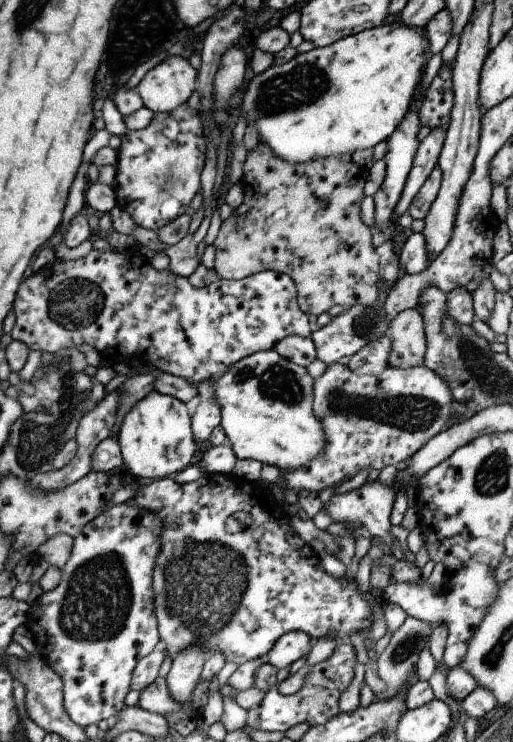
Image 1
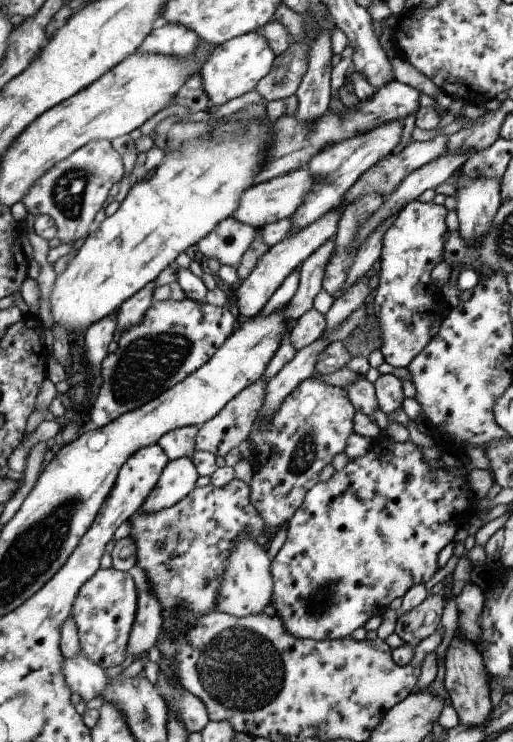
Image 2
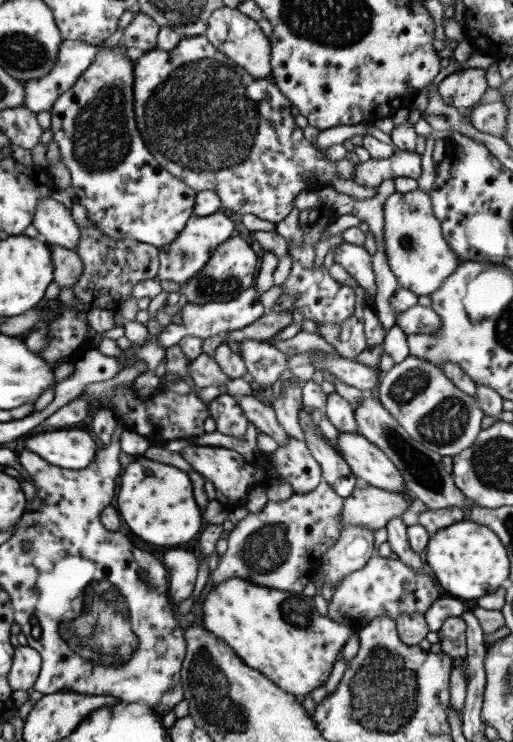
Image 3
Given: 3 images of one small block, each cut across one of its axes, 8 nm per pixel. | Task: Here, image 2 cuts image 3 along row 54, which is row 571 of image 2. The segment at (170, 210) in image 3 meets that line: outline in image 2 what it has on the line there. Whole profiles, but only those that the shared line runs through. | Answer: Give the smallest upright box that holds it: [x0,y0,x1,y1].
[70,567,136,669]

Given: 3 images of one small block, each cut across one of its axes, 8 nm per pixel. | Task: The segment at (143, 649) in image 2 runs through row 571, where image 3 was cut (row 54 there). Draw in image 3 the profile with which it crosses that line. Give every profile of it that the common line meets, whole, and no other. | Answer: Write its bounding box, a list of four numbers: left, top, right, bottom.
[121,11,160,61]

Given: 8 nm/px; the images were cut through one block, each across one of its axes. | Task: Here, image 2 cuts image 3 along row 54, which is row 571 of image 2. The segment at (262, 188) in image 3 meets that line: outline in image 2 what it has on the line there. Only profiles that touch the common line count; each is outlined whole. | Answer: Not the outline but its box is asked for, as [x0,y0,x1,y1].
[126,479,270,637]

